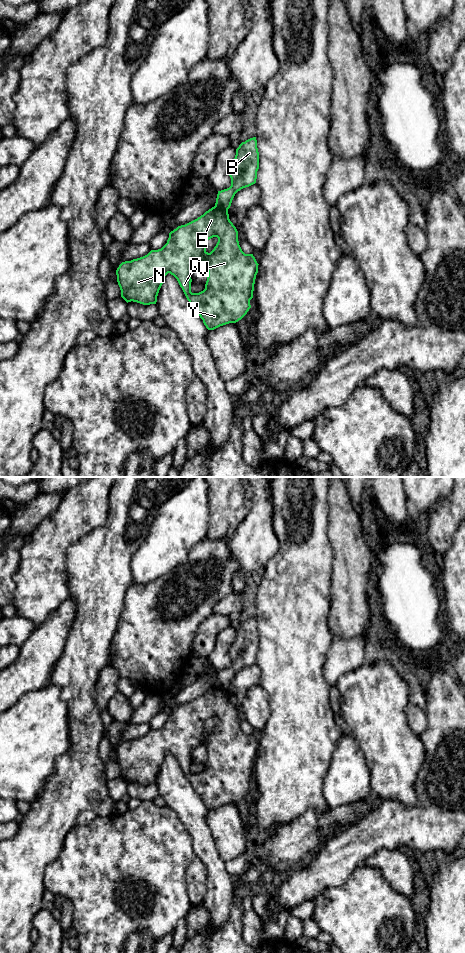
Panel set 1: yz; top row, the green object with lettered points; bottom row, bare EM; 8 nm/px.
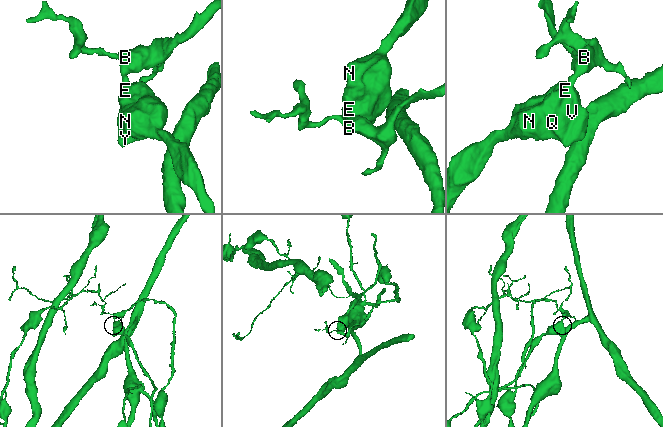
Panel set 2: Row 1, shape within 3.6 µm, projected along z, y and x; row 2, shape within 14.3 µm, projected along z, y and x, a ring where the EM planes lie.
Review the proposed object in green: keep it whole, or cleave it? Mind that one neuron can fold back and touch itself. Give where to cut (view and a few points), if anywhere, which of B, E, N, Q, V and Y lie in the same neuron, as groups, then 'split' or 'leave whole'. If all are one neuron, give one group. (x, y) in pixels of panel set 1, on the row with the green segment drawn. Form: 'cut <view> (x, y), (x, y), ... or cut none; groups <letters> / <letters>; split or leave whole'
cut yz (215, 205), (227, 211); groups B / E N Q V Y; split

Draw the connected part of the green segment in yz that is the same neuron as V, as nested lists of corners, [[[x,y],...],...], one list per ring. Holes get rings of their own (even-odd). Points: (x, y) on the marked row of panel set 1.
[[[214,206],[211,209],[209,209],[208,211],[206,211],[203,215],[198,217],[197,219],[195,219],[185,225],[178,226],[176,229],[171,231],[169,233],[169,238],[167,240],[167,243],[161,249],[151,250],[147,255],[145,255],[143,257],[133,259],[131,261],[122,262],[116,270],[116,275],[117,275],[117,282],[120,287],[120,290],[121,290],[121,297],[127,303],[133,301],[133,302],[137,302],[137,303],[140,303],[143,305],[150,305],[150,304],[156,304],[157,296],[158,296],[159,290],[163,284],[164,278],[168,273],[170,273],[177,279],[187,300],[189,301],[191,306],[195,309],[195,311],[198,313],[200,318],[203,320],[203,323],[206,326],[206,328],[208,330],[214,330],[220,326],[223,326],[223,325],[226,325],[229,323],[236,323],[247,314],[247,312],[251,308],[250,300],[253,298],[254,284],[255,284],[256,275],[258,273],[258,265],[259,264],[257,263],[253,254],[245,254],[242,251],[242,249],[239,245],[239,241],[238,241],[238,231],[237,231],[236,227],[233,225],[233,223],[230,221],[228,211],[224,211],[222,208]],[[213,237],[217,237],[218,242],[217,242],[216,246],[214,247],[214,249],[210,253],[208,253],[206,251],[206,243],[209,239],[211,239]],[[201,264],[205,264],[207,267],[207,271],[208,271],[208,277],[207,277],[207,281],[205,284],[205,289],[199,293],[192,293],[191,292],[191,282],[192,282],[191,273],[195,267],[197,267]]]

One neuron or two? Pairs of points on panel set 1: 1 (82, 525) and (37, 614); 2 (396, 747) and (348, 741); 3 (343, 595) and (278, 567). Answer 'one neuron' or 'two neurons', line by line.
1: one neuron
2: two neurons
3: two neurons

